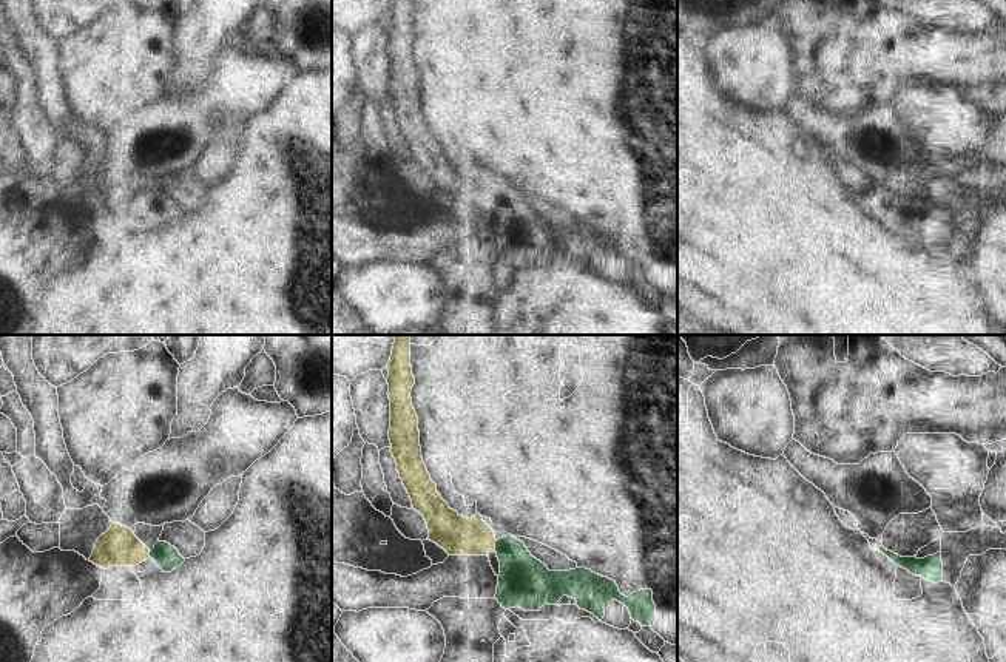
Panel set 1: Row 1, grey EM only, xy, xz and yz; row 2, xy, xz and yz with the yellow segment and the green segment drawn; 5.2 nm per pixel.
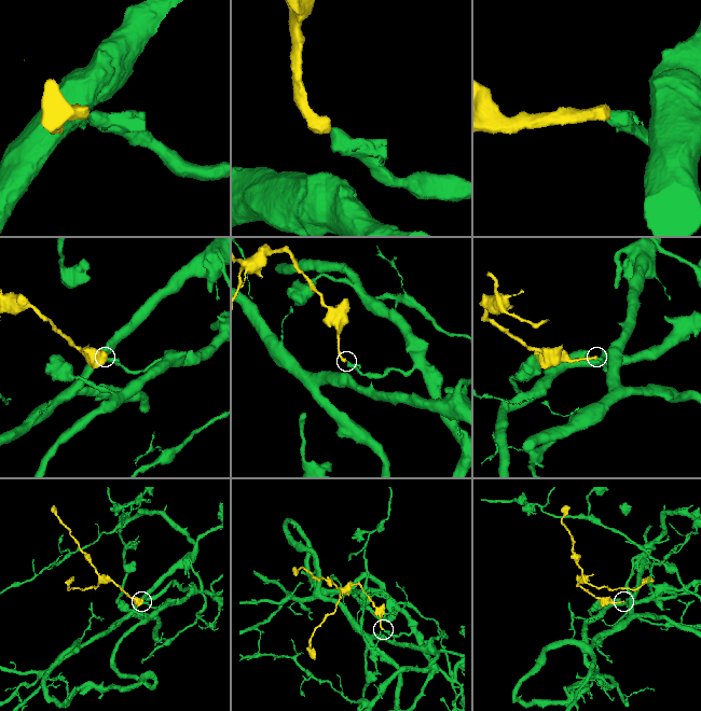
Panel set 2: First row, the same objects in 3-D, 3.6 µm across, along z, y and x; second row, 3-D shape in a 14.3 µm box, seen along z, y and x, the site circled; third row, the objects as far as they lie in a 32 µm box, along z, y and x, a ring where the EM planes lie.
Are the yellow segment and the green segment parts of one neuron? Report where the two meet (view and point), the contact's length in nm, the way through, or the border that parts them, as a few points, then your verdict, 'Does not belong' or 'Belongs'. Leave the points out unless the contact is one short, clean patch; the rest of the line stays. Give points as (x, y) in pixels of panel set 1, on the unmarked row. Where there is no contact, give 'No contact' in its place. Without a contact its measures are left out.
Touches yellow at xz (494, 199). Shared border 60 nm. Path across: xz (459, 190), (472, 190), (494, 199), (517, 221), (525, 236). Belongs

